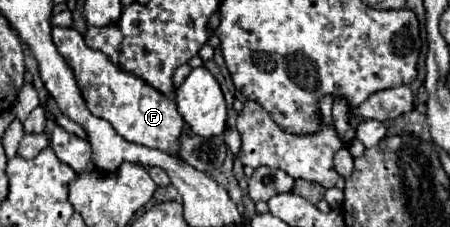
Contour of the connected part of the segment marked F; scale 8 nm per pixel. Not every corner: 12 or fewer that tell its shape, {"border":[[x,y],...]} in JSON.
{"border":[[52,38],[86,106],[128,142],[178,156],[172,98],[88,48]]}

